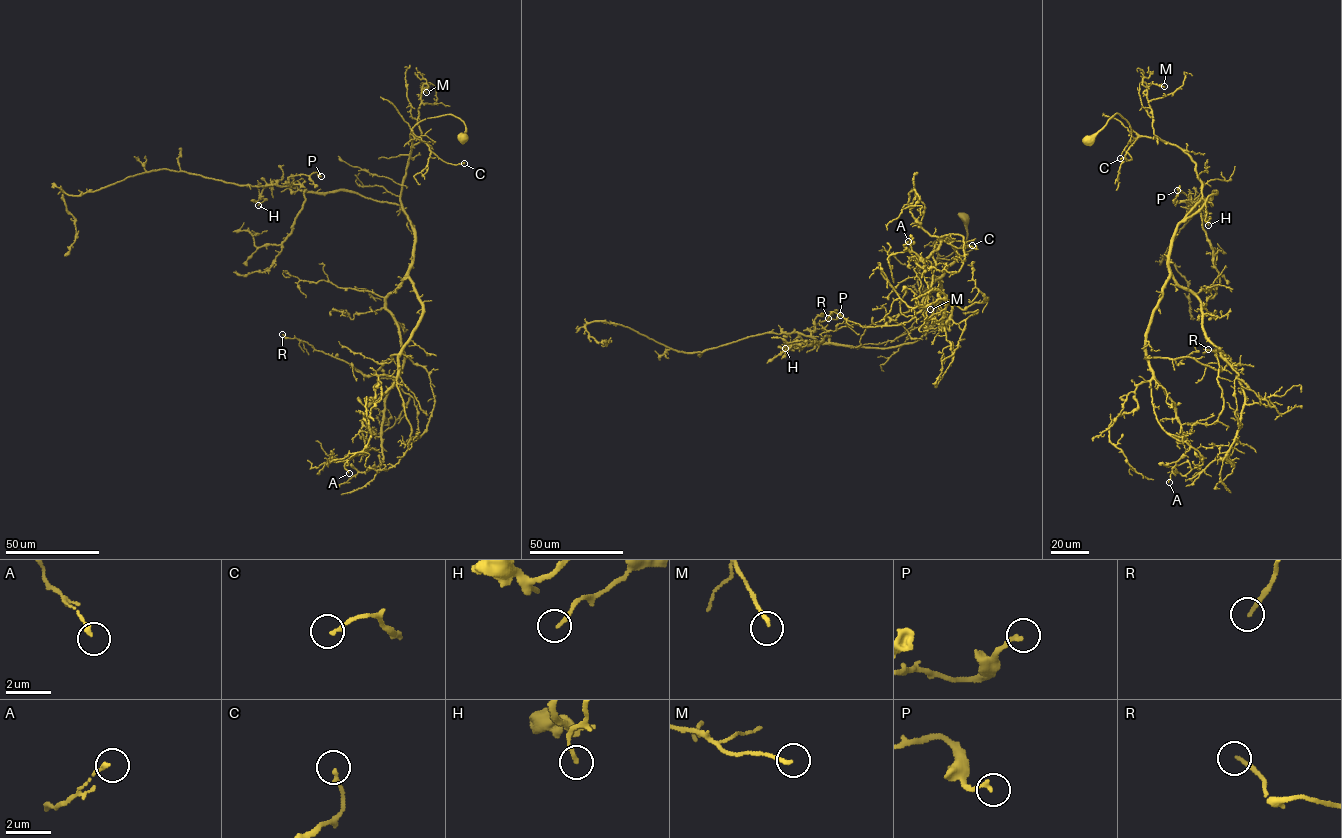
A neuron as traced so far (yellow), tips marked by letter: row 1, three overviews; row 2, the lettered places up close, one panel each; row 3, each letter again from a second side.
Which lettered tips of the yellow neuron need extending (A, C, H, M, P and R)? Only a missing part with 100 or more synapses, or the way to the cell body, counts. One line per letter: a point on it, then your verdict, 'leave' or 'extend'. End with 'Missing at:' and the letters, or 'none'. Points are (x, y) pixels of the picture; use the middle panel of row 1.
A: at (908, 241); leave
C: at (972, 245); leave
H: at (785, 348); leave
M: at (930, 309); leave
P: at (840, 315); leave
R: at (828, 318); leave
Missing at: none

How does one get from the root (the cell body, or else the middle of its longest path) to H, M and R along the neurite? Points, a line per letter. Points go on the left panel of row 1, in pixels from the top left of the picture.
H: (464, 138), (464, 122), (449, 114), (413, 127), (401, 209), (355, 193), (308, 192), (273, 180), (258, 205)
M: (464, 138), (464, 122), (444, 114), (417, 123), (412, 145), (421, 140), (425, 83), (426, 92)
R: (464, 138), (449, 114), (410, 135), (400, 202), (422, 313), (404, 348), (366, 376), (282, 334)

